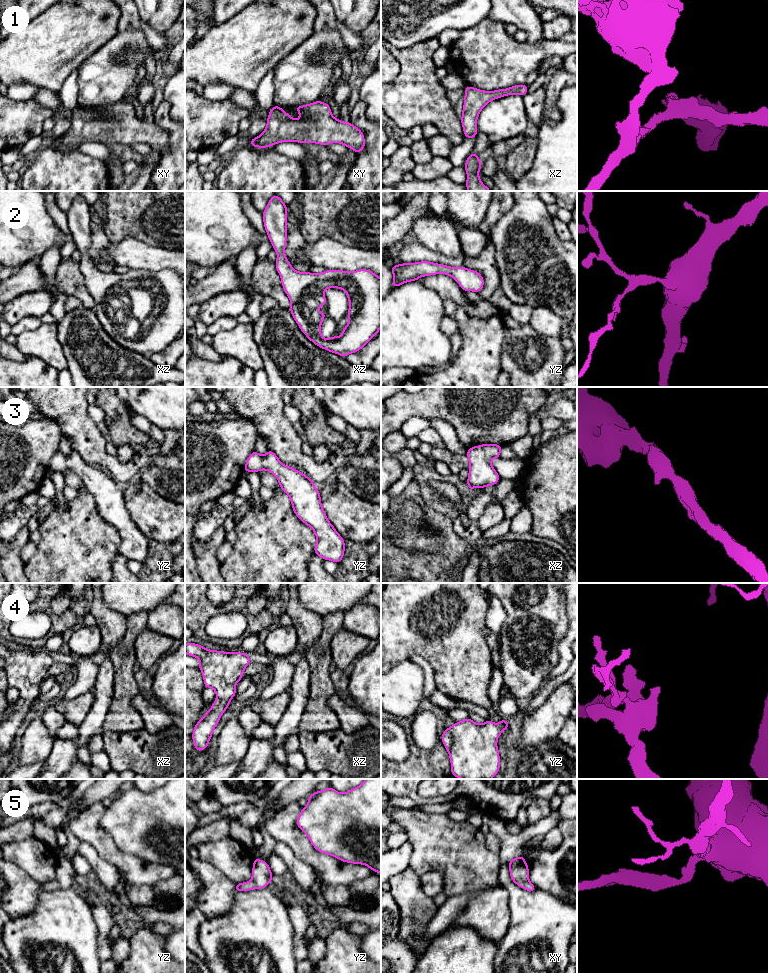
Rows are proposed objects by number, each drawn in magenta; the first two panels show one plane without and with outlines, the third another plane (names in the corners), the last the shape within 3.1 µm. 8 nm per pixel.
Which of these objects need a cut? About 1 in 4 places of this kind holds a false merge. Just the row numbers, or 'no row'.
no row

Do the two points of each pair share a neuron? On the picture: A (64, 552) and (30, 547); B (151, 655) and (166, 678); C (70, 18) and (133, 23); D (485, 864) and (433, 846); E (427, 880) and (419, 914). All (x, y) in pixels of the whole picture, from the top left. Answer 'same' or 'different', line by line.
A: different
B: different
C: different
D: same
E: different

